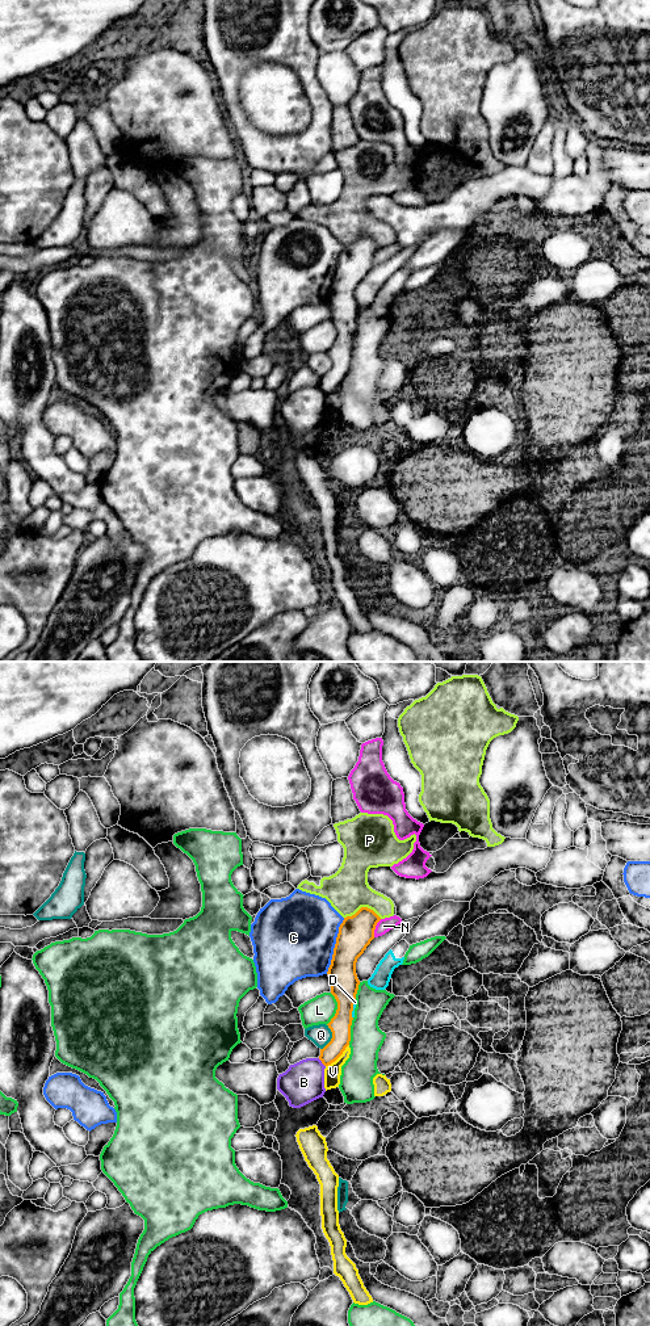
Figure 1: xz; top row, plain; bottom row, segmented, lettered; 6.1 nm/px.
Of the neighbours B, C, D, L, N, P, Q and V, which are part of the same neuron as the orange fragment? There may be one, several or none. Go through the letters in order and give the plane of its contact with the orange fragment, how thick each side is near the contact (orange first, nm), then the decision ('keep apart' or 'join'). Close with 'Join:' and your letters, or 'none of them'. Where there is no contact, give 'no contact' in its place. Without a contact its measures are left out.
B: xz | 130/260 nm | keep apart
C: xz | 200/480 nm | keep apart
D: xz | 180/20 nm | keep apart
L: xz | 180/170 nm | keep apart
N: xz | 200/90 nm | keep apart
P: xz | 200/260 nm | keep apart
Q: xz | 130/130 nm | keep apart
V: xz | 130/100 nm | keep apart
Join: none of them

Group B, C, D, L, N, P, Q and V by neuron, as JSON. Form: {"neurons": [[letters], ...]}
{"neurons": [["B"], ["C"], ["D", "V"], ["L"], ["N"], ["P"], ["Q"]]}

